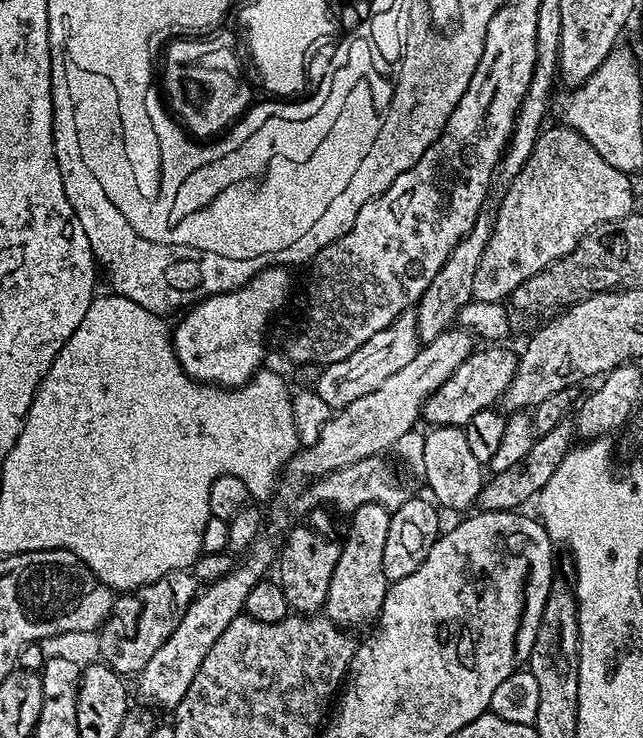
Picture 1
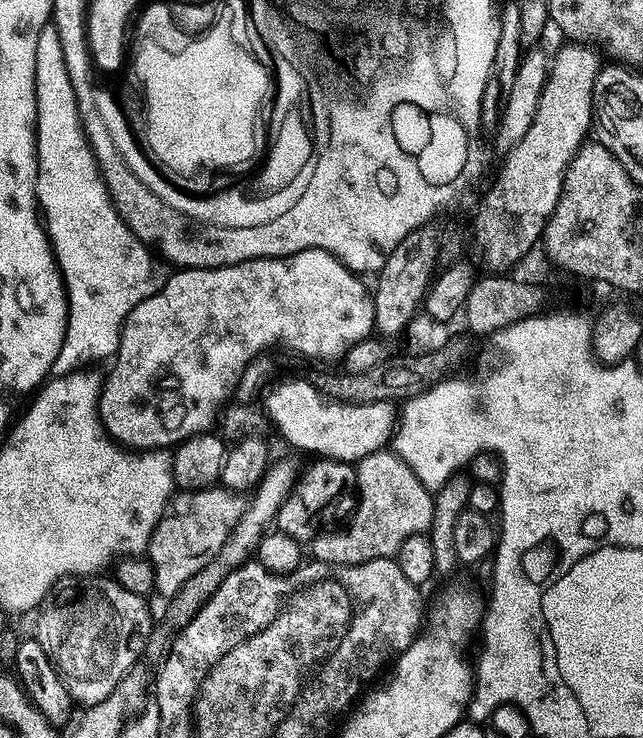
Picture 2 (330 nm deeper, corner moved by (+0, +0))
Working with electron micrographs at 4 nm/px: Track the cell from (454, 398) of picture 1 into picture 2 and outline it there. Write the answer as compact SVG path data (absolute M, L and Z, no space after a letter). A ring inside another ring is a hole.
M307 379L290 380L270 388L265 398L264 410L271 425L273 422L290 445L312 456L356 464L362 457L381 451L395 431L396 409L391 401L362 404L334 401Z

